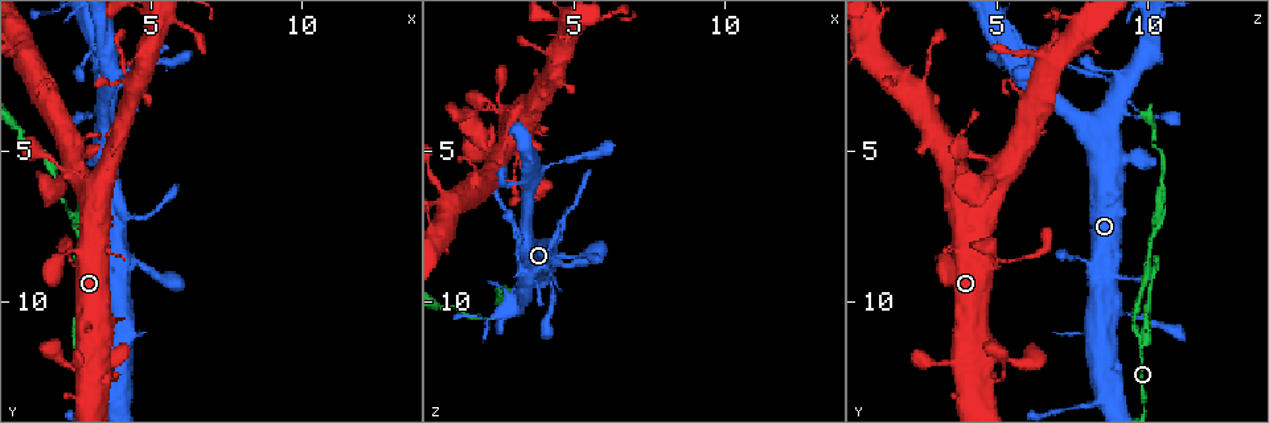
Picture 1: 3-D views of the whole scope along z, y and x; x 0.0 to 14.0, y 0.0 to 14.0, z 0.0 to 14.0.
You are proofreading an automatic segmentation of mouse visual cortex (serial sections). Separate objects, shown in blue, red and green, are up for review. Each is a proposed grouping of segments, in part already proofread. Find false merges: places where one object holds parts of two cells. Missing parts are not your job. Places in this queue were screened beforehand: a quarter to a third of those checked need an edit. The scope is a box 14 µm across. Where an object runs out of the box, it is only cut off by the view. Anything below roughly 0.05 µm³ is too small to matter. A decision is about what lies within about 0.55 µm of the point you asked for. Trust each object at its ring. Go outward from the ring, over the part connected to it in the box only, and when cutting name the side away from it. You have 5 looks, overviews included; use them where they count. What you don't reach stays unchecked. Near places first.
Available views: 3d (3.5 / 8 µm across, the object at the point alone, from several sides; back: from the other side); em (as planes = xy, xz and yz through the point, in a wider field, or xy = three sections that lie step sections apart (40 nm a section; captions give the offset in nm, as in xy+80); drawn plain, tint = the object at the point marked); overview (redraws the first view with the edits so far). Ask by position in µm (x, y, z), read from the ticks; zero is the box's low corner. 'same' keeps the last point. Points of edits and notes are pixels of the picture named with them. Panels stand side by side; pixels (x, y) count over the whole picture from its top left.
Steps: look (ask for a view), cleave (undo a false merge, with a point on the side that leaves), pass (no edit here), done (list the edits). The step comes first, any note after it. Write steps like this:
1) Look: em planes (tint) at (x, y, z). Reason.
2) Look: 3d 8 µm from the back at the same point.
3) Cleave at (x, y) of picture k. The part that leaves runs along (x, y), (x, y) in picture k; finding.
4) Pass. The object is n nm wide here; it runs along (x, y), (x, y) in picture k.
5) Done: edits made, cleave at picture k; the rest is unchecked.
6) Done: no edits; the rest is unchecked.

Look: 3d 3.5 µm at (2.4, 11.2, 9.8).

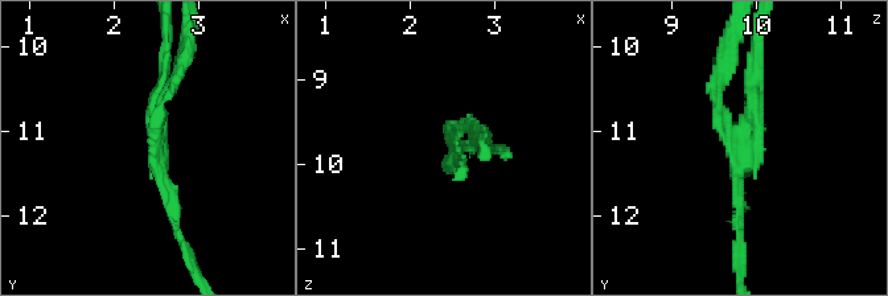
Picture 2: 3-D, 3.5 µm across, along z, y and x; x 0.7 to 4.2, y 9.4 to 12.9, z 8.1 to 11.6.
Look: em xy step 3 (tint) at (2.55, 11.20, 9.85).

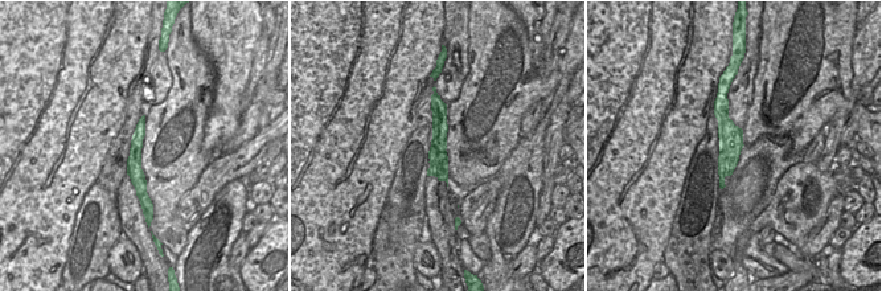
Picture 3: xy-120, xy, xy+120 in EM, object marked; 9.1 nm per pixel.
Look: em xy step 2 (tint) at the same point.

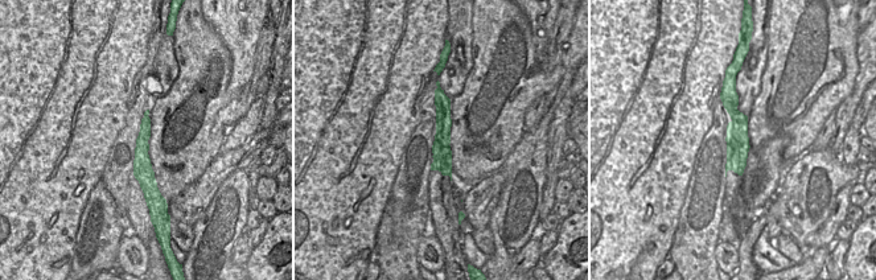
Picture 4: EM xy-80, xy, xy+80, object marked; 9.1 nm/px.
Cleave at (757, 83) of picture 2. Two cells meet here.

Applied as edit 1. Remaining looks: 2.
Look: 3d 3.5 µm at (4.0, 2.6, 8.5). Calibre changes.

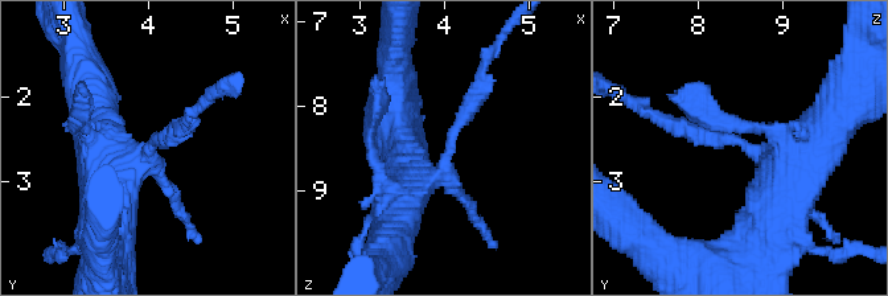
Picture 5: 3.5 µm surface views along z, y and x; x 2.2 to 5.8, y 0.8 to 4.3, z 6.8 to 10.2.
Look: em xy step 2 (tint) at (4.00, 2.65, 8.60).

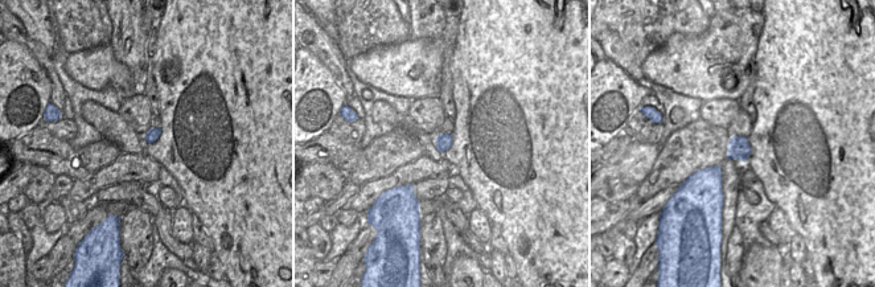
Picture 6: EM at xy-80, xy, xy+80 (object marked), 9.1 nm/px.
Pass. It runs along (399, 188), (444, 168), (481, 86) in picture 5; all the same cell.

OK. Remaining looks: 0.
Done: edits made, cleave at picture 2; the rest is unchecked.

